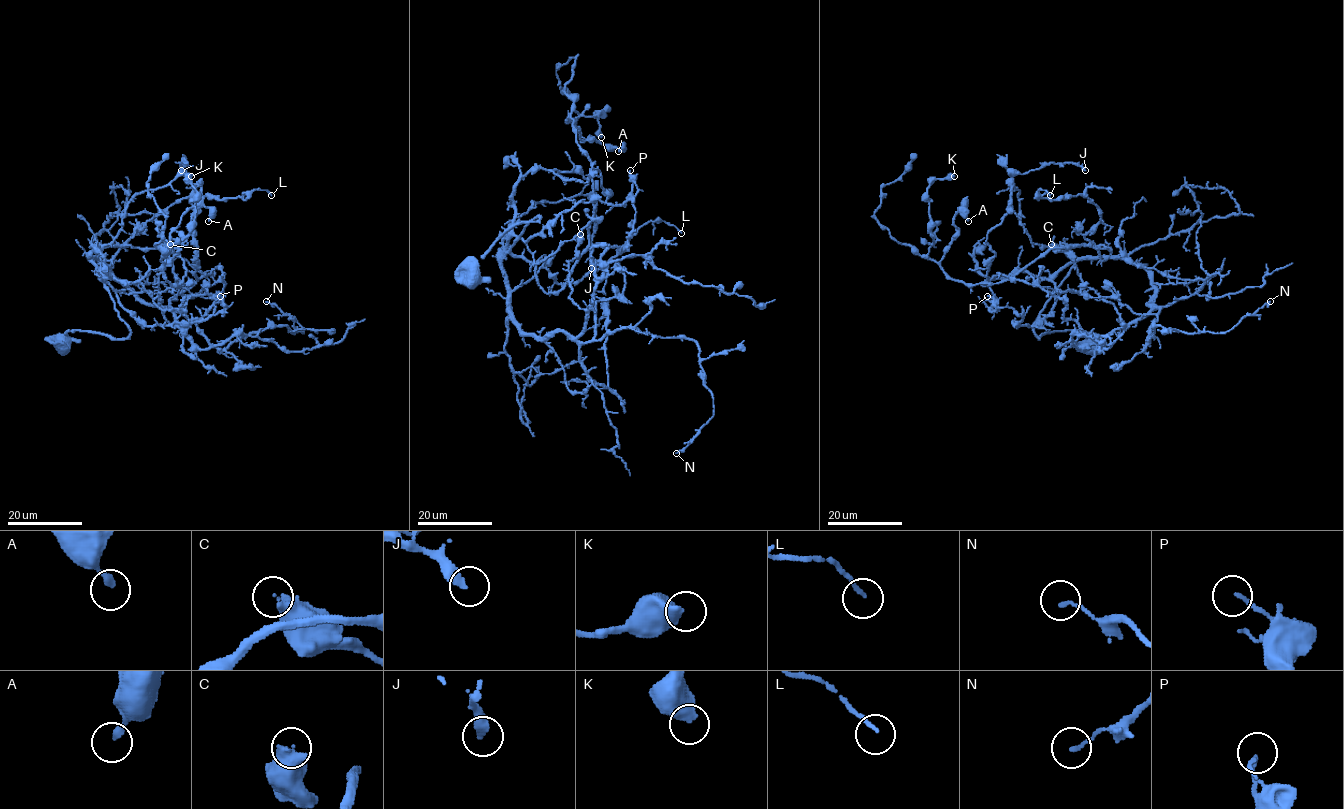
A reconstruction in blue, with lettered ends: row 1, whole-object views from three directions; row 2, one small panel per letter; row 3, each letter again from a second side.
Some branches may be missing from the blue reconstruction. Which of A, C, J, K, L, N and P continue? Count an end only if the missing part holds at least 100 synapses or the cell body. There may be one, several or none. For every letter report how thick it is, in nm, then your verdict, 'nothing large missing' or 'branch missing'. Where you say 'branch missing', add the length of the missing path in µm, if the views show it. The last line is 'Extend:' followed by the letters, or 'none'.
A: calibre 240 nm; nothing large missing
C: calibre 460 nm; nothing large missing
J: calibre 360 nm; nothing large missing
K: calibre 550 nm; nothing large missing
L: calibre 120 nm; nothing large missing
N: calibre 130 nm; nothing large missing
P: calibre 150 nm; nothing large missing
Extend: none

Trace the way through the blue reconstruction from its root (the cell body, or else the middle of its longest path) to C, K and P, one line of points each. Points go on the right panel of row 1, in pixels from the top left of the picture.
C: (1095, 342), (1033, 328), (1073, 264), (1126, 258), (1151, 278), (1154, 308), (1126, 325), (1051, 244)
K: (1095, 342), (1033, 324), (1068, 250), (1109, 247), (1050, 248), (996, 283), (928, 257), (927, 187), (954, 176)
P: (1095, 342), (1033, 328), (1073, 262), (1035, 326), (987, 296)

